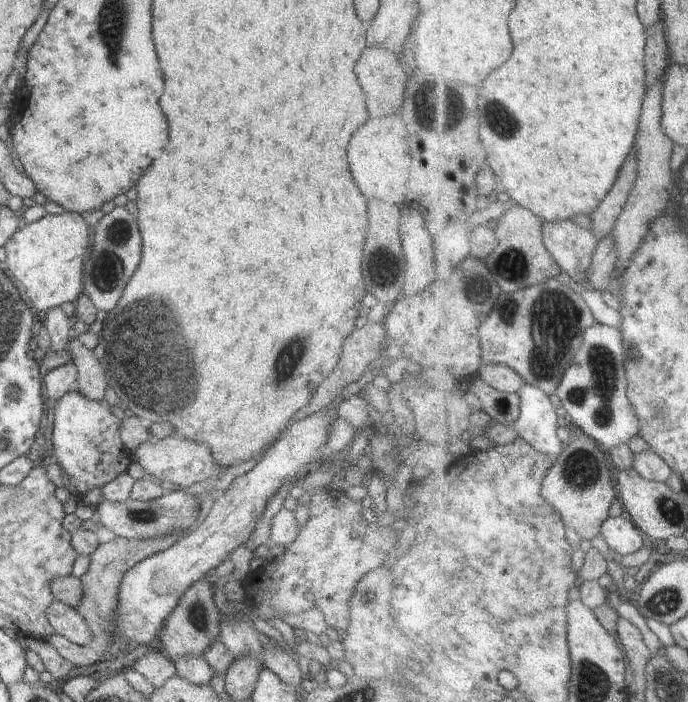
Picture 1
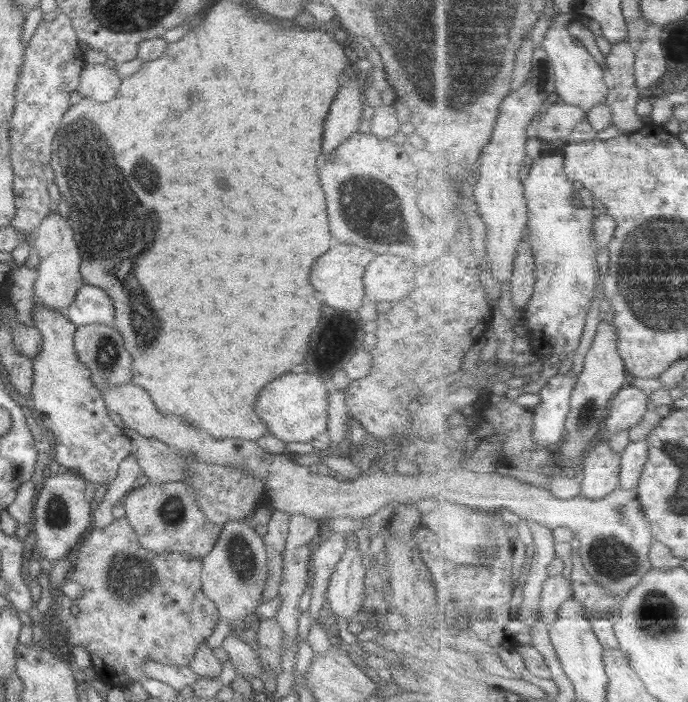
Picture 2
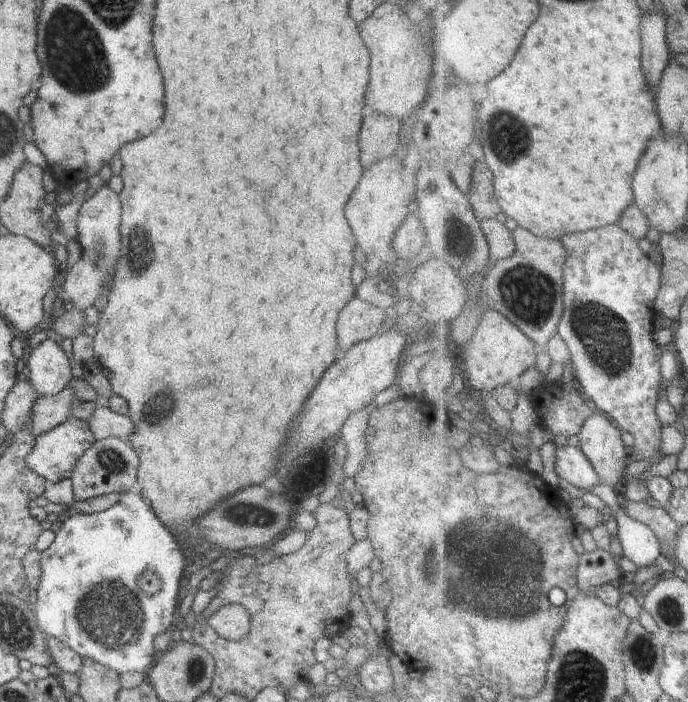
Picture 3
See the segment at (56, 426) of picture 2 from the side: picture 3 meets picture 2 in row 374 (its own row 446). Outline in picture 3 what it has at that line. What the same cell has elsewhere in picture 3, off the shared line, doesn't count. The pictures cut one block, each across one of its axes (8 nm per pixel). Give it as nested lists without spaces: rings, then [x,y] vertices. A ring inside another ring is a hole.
[[[70,415],[66,422],[35,436],[34,448],[26,456],[27,468],[41,476],[49,484],[70,479],[78,459],[82,456],[83,452],[86,452],[87,448],[90,448],[94,441],[95,438],[89,424]]]

